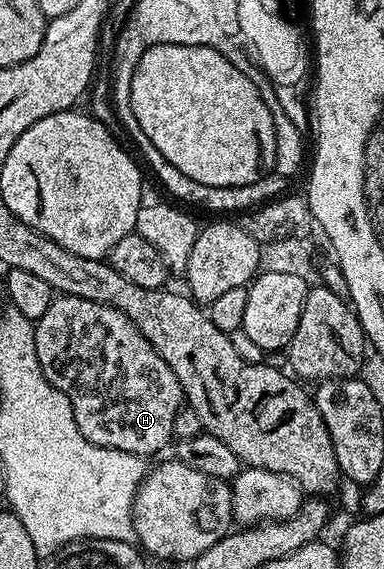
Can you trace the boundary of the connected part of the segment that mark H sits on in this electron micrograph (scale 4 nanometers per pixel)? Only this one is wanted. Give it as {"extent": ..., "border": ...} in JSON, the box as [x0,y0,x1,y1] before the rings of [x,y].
{"extent":[33,296,183,456],"border":[[[57,296],[51,308],[36,319],[33,331],[39,368],[45,379],[69,398],[75,424],[86,440],[96,446],[142,456],[157,454],[171,442],[175,416],[183,406],[181,385],[167,360],[151,348],[147,336],[123,312],[79,296]]]}

